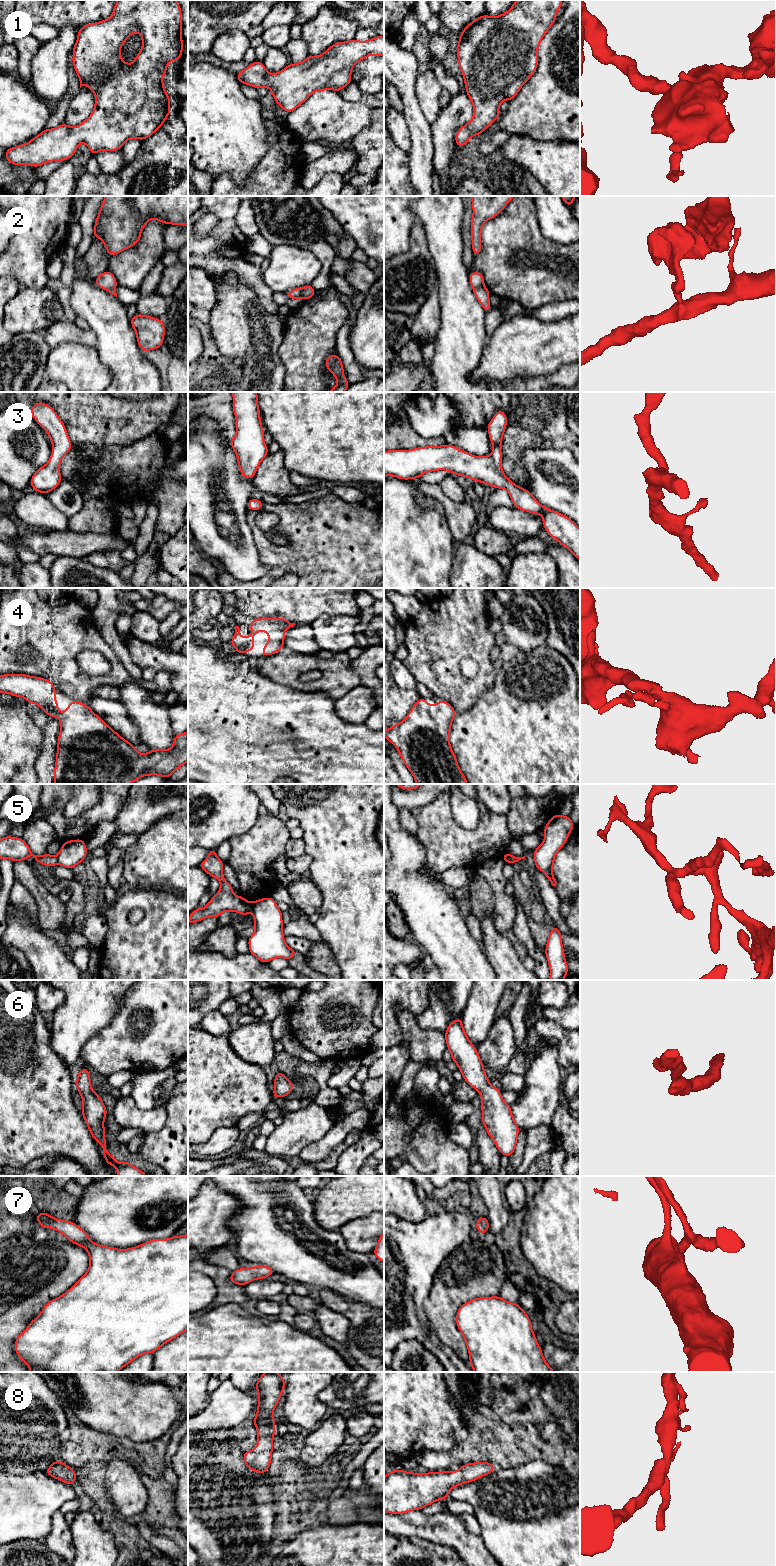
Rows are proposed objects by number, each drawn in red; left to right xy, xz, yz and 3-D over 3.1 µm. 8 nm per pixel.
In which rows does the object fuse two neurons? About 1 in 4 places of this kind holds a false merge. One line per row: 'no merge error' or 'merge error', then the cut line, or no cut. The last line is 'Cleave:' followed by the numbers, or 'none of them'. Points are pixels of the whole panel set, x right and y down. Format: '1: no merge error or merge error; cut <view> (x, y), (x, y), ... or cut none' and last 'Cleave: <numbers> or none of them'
1: no merge error; cut none
2: merge error; cut yz (484, 286), (473, 290)
3: no merge error; cut none
4: no merge error; cut none
5: merge error; cut xz (251, 903), (253, 910)
6: no merge error; cut none
7: no merge error; cut none
8: no merge error; cut none
Cleave: 2, 5

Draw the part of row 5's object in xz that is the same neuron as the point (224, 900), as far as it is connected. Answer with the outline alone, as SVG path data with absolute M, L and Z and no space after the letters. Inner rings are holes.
M209 850L208 857L199 867L220 881L219 892L214 895L204 908L197 908L190 912L188 924L199 922L208 917L219 917L224 911L238 912L246 917L253 911L252 903L248 902L243 896L235 896L232 886L223 876L224 862L216 855L216 850Z

